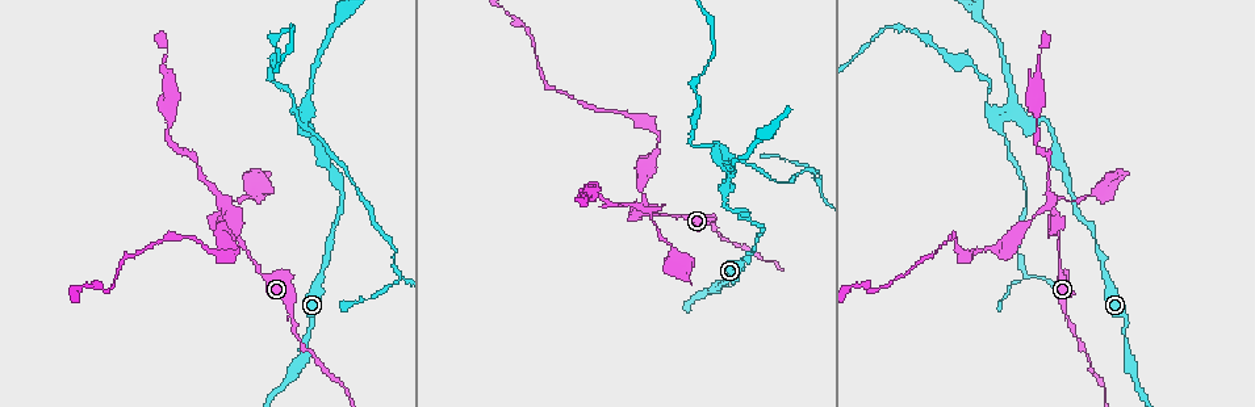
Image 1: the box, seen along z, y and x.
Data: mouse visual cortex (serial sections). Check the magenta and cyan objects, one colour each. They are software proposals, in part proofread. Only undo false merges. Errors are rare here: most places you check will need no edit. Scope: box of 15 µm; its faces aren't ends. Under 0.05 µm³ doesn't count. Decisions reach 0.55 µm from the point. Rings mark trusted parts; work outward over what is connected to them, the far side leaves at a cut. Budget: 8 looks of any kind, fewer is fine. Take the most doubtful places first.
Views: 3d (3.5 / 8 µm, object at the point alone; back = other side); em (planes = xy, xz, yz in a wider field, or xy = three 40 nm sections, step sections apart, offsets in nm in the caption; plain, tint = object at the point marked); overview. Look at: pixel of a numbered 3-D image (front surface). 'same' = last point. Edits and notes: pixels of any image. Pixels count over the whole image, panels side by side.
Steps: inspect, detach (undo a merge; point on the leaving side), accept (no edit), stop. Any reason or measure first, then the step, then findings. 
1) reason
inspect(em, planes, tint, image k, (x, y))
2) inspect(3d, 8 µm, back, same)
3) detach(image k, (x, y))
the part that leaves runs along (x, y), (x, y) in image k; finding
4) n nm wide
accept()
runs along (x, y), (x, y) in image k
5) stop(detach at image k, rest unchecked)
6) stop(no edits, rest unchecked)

branch point
inspect(3d, 3.5 µm, image 1, (226, 206))

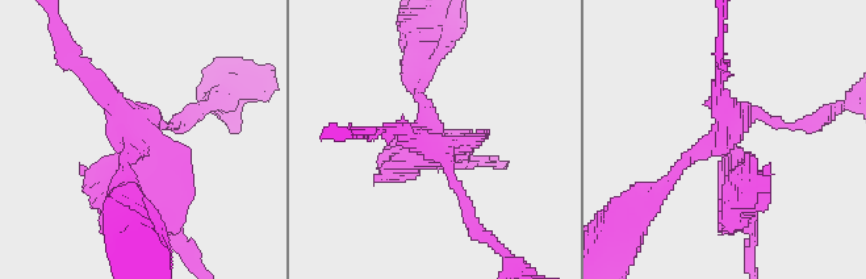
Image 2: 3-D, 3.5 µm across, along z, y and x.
inspect(em, planes, tint, image 2, (727, 137))

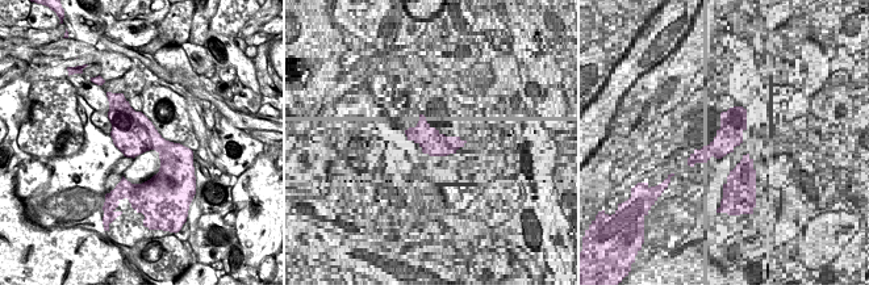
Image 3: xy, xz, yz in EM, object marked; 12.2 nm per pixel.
500 nm wide
detach(image 2, (686, 155))
the part that leaves runs along (729, 144), (689, 155), (632, 212) in image 2; two cells meet here

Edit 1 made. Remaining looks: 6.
inspect(overview)

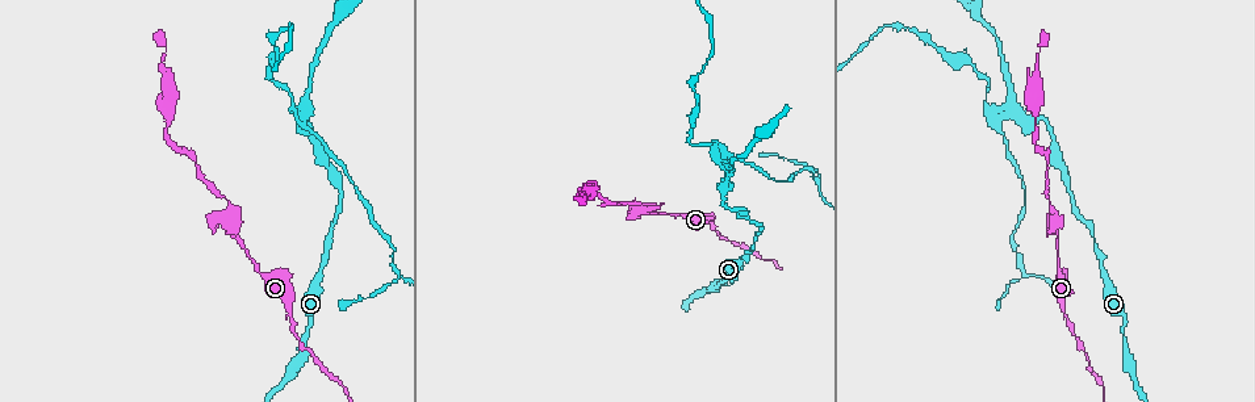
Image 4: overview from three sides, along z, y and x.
three arms meet
inspect(3d, 3.5 µm, image 4, (1024, 119))

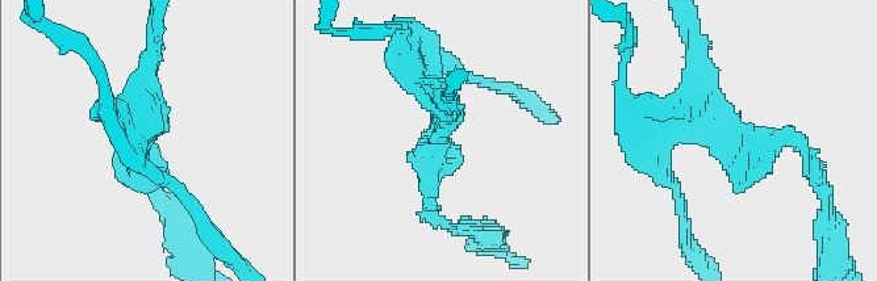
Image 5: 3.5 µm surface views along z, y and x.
need the tissue
inspect(em, xy, step 3, tint, image 5, (440, 141))

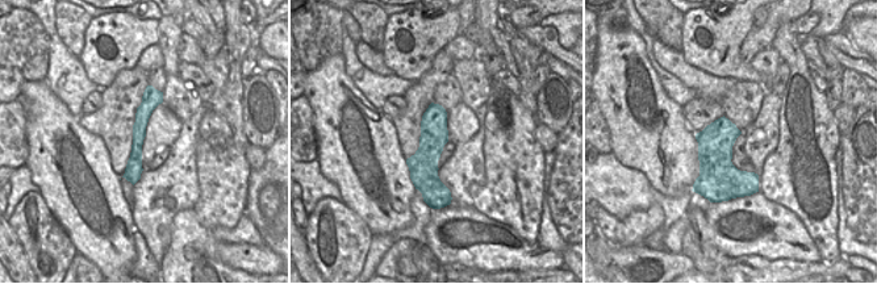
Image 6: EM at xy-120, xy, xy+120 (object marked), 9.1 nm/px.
260 nm wide
accept()
runs along (150, 90), (133, 179) in image 6; all the same cell

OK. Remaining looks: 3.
abrupt turn
inspect(3d, 8 µm, image 4, (987, 79))

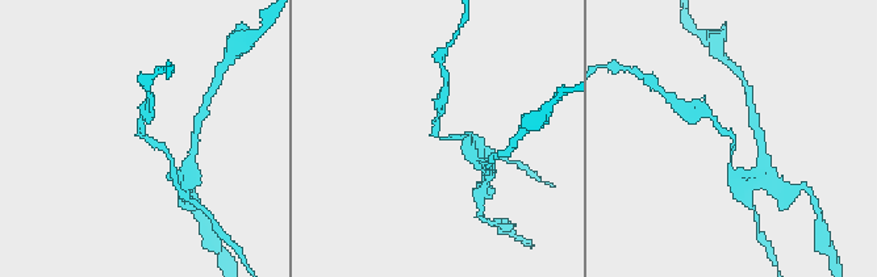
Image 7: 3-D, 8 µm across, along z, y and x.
arms of 150, 150 nm; shape alone is not enough
inspect(em, xy, step 2, tint, image 7, (440, 138))

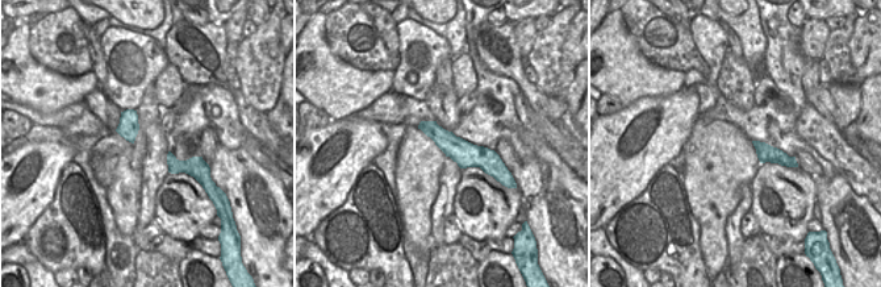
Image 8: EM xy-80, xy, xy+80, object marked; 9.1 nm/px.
accept()
runs along (422, 125), (464, 154), (495, 165) in image 8; continuous, no second cell

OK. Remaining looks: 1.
stop(detach at image 2, rest unchecked)

